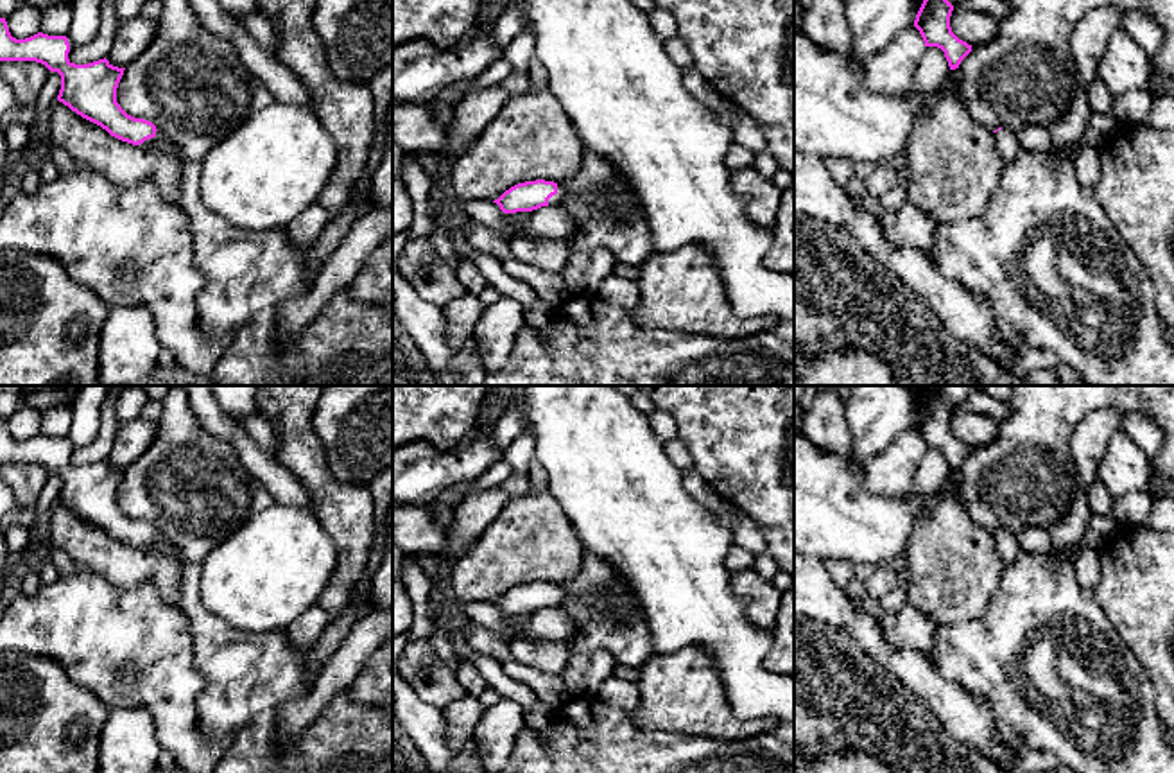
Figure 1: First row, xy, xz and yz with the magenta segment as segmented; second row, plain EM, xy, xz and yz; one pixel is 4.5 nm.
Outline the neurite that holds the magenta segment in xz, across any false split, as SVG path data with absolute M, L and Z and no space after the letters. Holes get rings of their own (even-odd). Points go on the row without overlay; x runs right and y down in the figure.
M525 583L505 592L496 604L504 615L532 613L541 608L561 608L566 601L566 590L554 583Z

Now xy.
M0 420L0 463L36 463L45 466L50 473L61 477L61 491L57 502L68 508L82 520L100 527L111 538L140 547L154 547L167 554L176 554L181 560L181 601L190 631L194 637L194 665L204 680L204 689L197 698L199 732L206 739L228 739L229 746L211 773L393 773L393 707L375 707L357 703L348 689L332 698L323 714L299 735L298 741L278 737L278 708L281 703L298 699L310 692L315 678L306 669L310 649L296 647L287 630L249 633L240 631L215 617L201 601L201 574L199 565L190 561L185 552L156 527L143 520L127 517L117 504L117 490L125 470L113 468L106 459L75 466L68 461L70 445L66 438L48 438L38 434L25 441L11 438L5 420Z

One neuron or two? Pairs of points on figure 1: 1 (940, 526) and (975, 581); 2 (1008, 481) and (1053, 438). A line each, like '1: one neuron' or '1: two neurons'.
1: one neuron
2: one neuron

